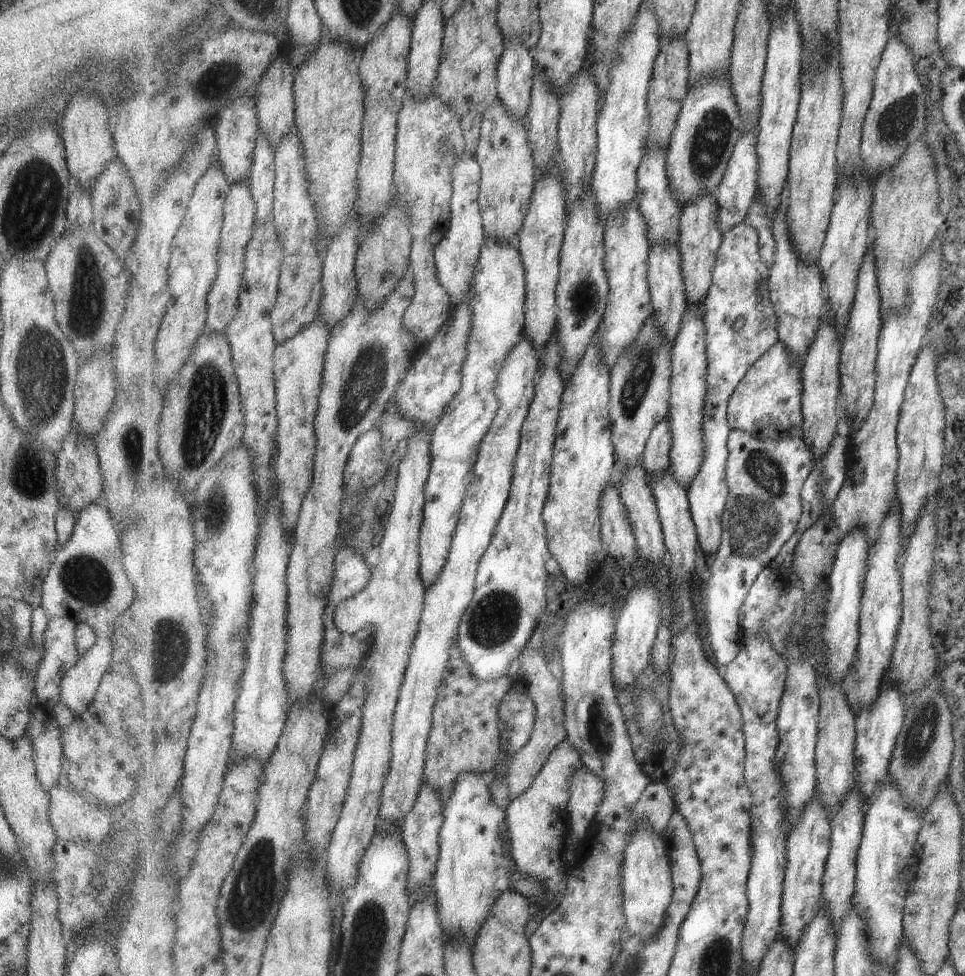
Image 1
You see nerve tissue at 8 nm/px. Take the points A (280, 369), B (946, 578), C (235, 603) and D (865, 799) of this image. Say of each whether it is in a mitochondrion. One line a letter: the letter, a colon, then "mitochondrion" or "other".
A: other
B: mitochondrion
C: other
D: other

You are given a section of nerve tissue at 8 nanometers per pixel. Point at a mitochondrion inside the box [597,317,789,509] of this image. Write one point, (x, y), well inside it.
(633, 391)

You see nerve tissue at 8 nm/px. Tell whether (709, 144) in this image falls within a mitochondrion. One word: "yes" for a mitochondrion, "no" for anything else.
yes

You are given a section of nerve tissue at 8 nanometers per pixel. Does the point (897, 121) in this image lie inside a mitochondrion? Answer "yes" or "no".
yes

